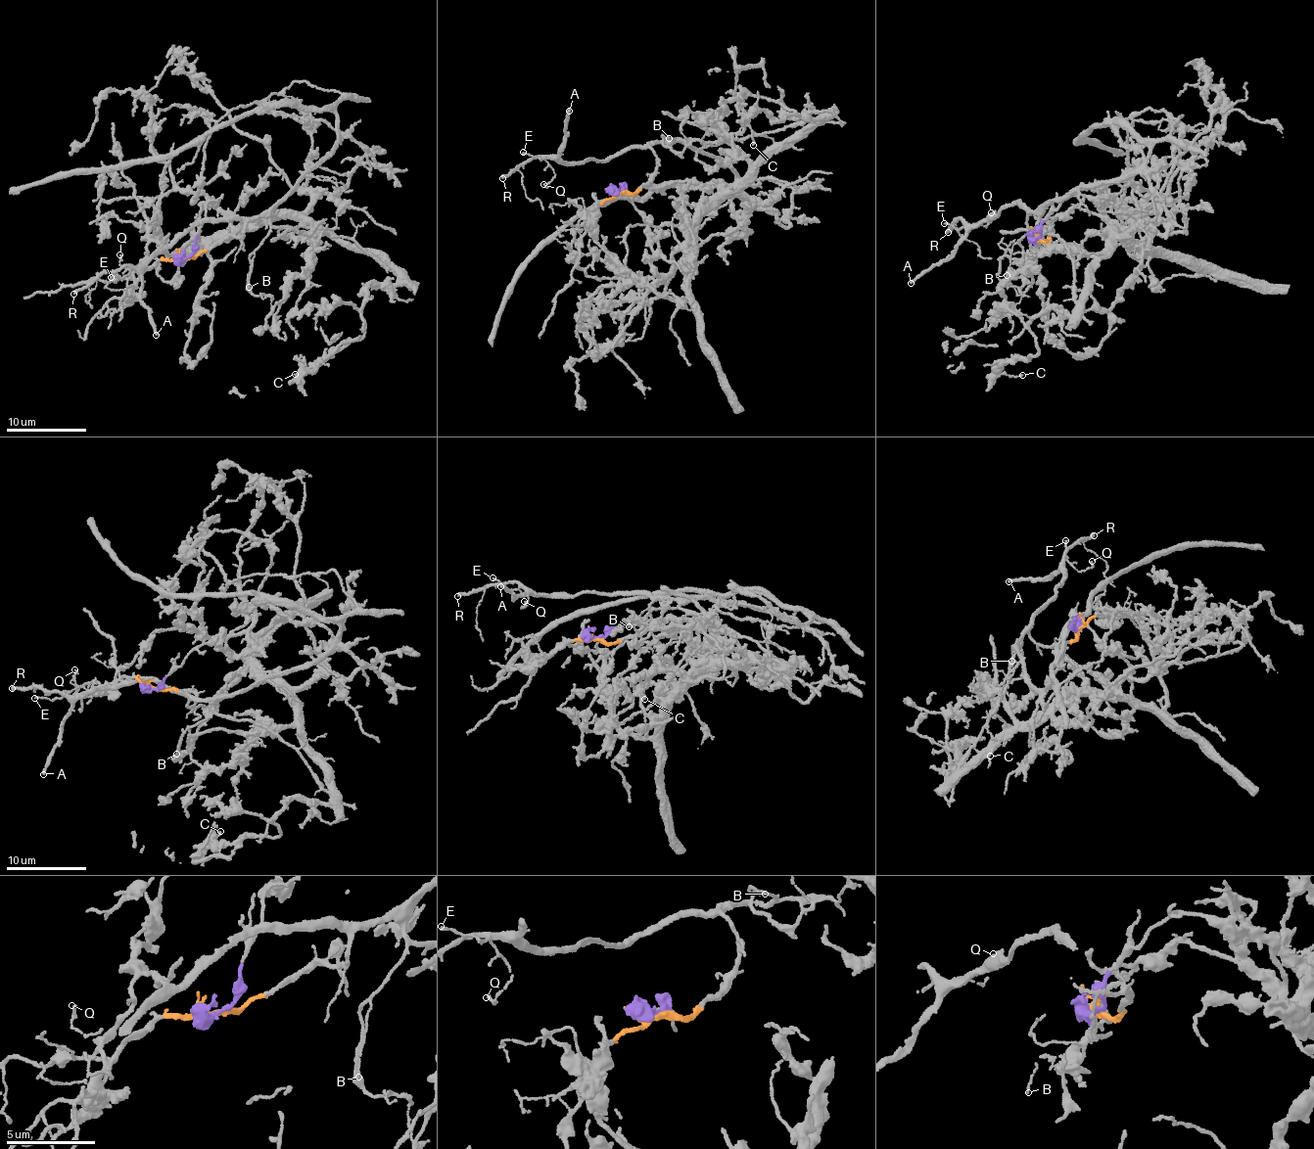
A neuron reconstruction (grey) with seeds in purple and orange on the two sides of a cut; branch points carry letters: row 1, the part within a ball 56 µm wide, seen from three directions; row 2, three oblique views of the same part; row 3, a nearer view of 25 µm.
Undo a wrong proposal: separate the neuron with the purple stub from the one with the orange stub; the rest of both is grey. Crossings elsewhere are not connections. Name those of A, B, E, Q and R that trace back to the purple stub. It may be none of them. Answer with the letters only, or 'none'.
none

